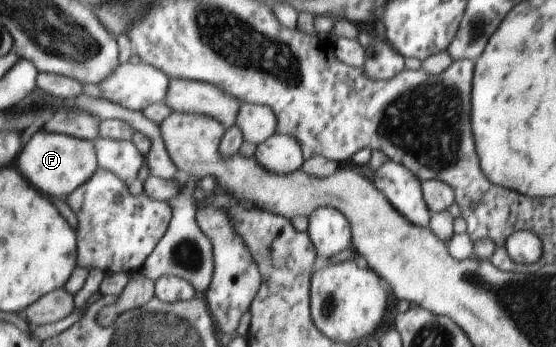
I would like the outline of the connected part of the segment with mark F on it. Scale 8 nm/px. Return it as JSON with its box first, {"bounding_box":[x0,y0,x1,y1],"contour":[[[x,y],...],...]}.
{"bounding_box":[16,129,98,199],"contour":[[[44,129],[38,130],[31,137],[16,161],[17,168],[36,189],[46,193],[46,196],[62,199],[66,199],[74,189],[88,181],[98,168],[91,139],[83,140],[66,134],[50,133]]]}

